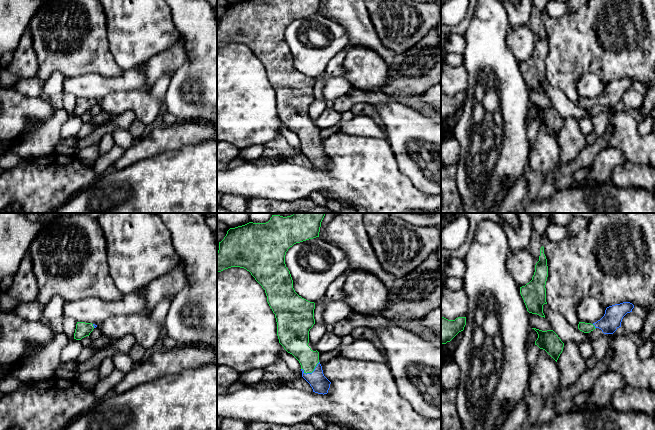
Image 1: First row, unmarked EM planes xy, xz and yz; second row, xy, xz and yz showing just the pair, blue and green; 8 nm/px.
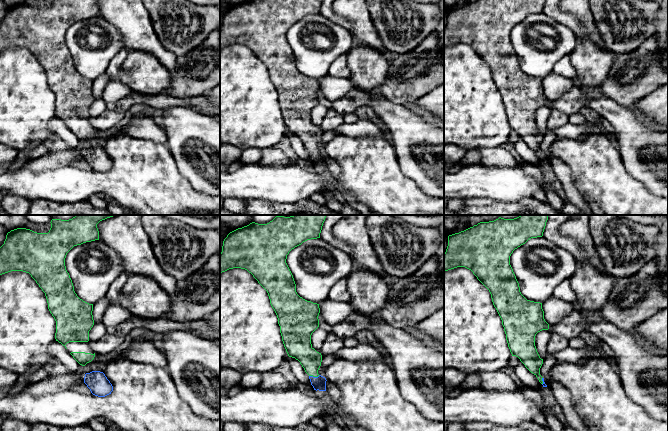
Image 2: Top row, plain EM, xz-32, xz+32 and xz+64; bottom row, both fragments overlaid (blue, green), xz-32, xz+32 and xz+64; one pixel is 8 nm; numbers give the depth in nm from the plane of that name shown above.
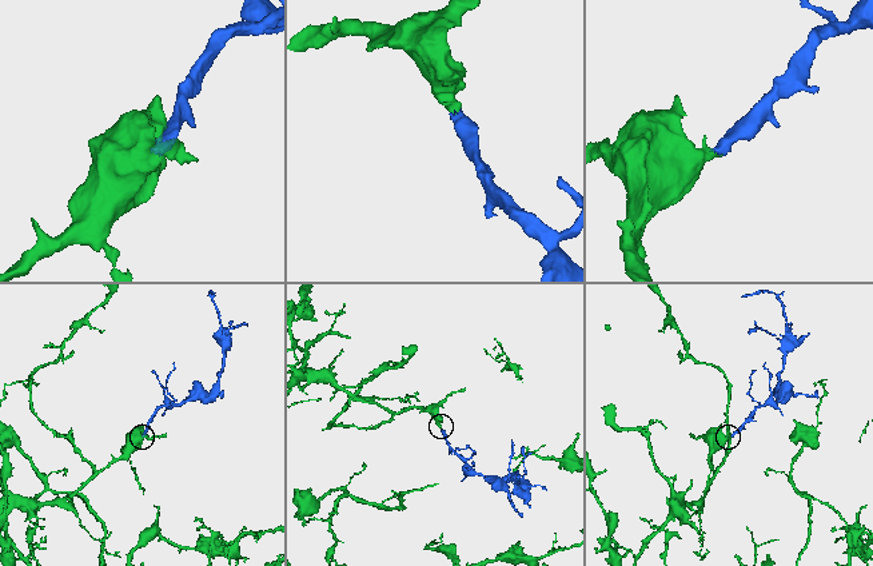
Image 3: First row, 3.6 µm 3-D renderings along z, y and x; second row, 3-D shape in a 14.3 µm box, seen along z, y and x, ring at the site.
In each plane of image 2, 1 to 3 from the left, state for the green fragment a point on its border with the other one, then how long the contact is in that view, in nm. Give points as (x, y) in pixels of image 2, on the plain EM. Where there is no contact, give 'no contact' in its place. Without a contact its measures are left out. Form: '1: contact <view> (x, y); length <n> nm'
1: no contact
2: contact xz+32 (314, 153); length 90 nm
3: contact xz+64 (542, 156); length 60 nm

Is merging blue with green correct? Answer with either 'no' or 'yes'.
yes

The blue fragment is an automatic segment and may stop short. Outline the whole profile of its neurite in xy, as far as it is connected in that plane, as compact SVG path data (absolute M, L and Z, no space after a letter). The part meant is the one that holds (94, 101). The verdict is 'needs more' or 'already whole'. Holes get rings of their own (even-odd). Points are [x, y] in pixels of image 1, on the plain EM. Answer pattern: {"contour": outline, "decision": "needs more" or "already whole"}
{"contour": "M77 98L74 109L74 115L81 116L86 112L89 112L93 105L96 103L97 101L92 99Z", "decision": "needs more"}

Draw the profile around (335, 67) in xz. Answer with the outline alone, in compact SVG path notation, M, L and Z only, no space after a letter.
M347 48L341 50L338 52L328 63L327 66L327 74L328 75L334 75L334 76L340 76L344 71L344 59L346 57Z

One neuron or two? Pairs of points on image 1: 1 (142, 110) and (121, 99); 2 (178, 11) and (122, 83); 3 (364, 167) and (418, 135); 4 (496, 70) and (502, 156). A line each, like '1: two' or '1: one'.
1: one
2: two
3: two
4: one

